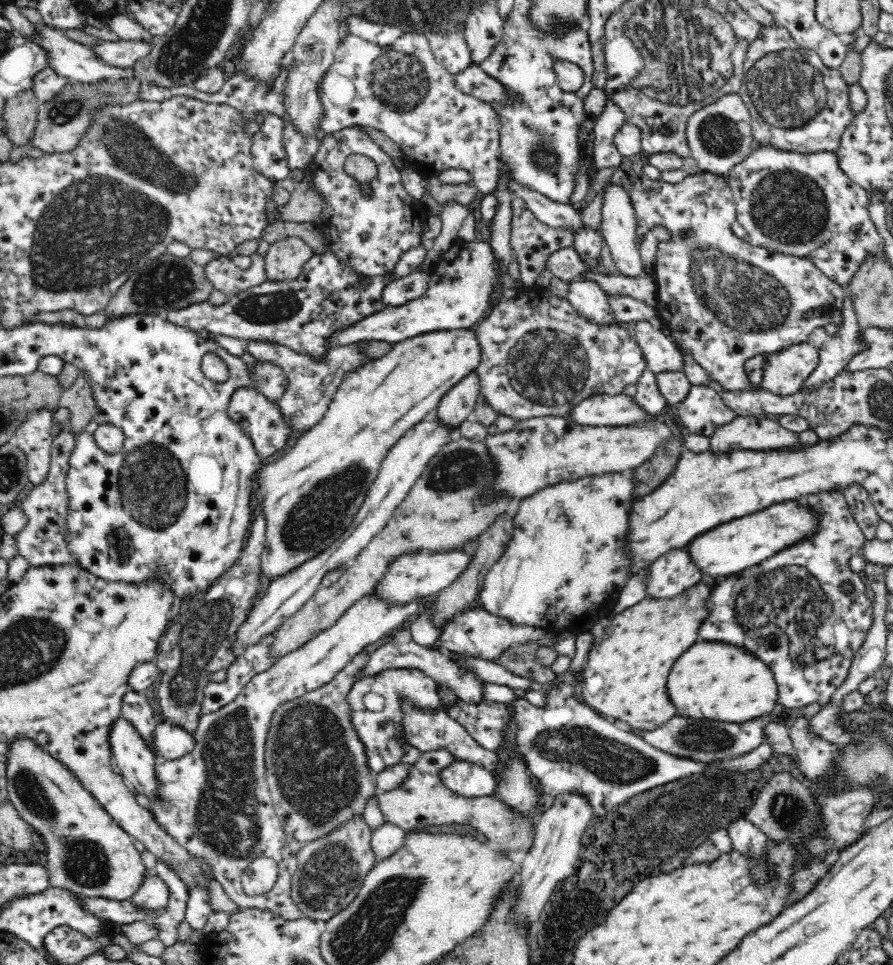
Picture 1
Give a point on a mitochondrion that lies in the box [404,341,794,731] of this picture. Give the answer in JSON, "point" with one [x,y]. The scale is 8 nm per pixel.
{"point":[462,468]}

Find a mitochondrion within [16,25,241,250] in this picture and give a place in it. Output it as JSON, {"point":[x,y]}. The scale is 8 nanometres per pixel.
{"point":[63,111]}

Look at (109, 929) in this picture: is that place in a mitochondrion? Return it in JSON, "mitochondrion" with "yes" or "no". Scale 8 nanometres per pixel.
{"mitochondrion":"no"}

